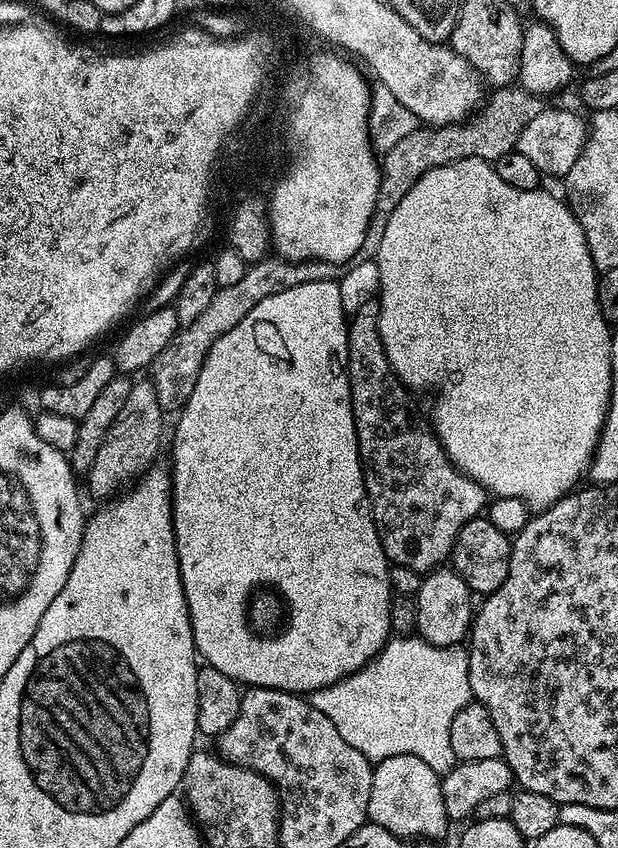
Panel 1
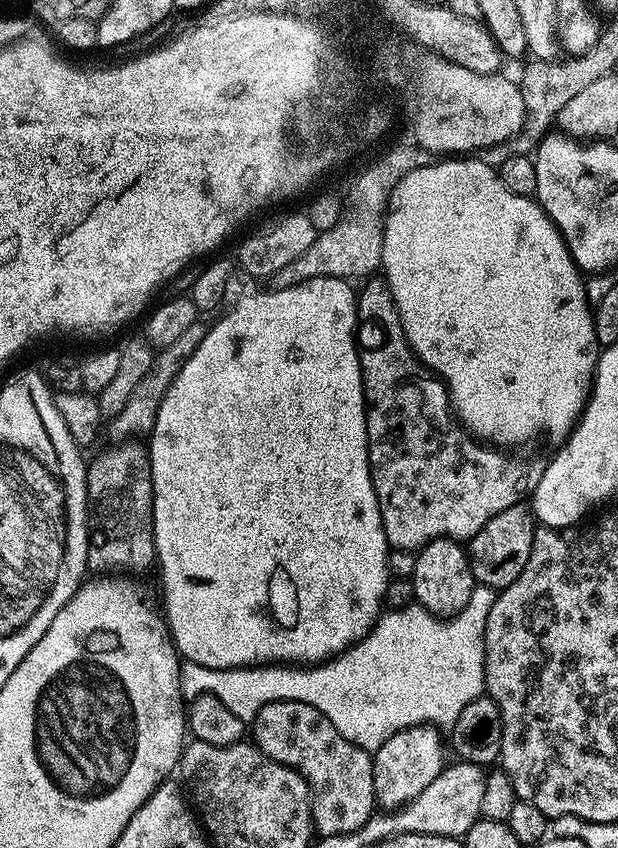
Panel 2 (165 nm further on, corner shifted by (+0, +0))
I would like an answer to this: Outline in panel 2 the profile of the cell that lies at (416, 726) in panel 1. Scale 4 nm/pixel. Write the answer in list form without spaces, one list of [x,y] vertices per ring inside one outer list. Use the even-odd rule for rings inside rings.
[[[477,586],[470,594],[470,602],[466,602],[462,611],[457,616],[447,618],[435,616],[433,612],[426,610],[421,604],[409,602],[405,608],[396,608],[393,612],[385,611],[377,616],[372,631],[367,632],[361,640],[357,640],[356,643],[333,656],[332,659],[317,662],[311,666],[293,666],[288,662],[277,662],[274,664],[257,664],[246,668],[207,668],[206,666],[184,662],[180,666],[180,691],[188,698],[216,696],[218,702],[222,702],[222,706],[226,706],[226,710],[230,710],[230,714],[238,714],[238,718],[245,722],[255,721],[256,716],[262,710],[262,706],[266,706],[270,702],[282,702],[283,700],[306,702],[306,706],[314,706],[314,710],[322,710],[322,714],[326,714],[326,718],[330,718],[330,722],[334,722],[334,730],[338,730],[338,734],[342,734],[342,738],[346,738],[350,742],[354,742],[354,746],[374,754],[380,749],[382,742],[386,742],[386,738],[394,738],[394,734],[398,734],[403,728],[412,728],[415,724],[430,724],[441,730],[451,729],[452,723],[458,718],[458,714],[462,714],[462,709],[470,702],[474,702],[474,698],[485,695],[484,635],[486,634],[486,618],[490,618],[490,606],[494,606],[496,598],[497,593],[493,589]]]

